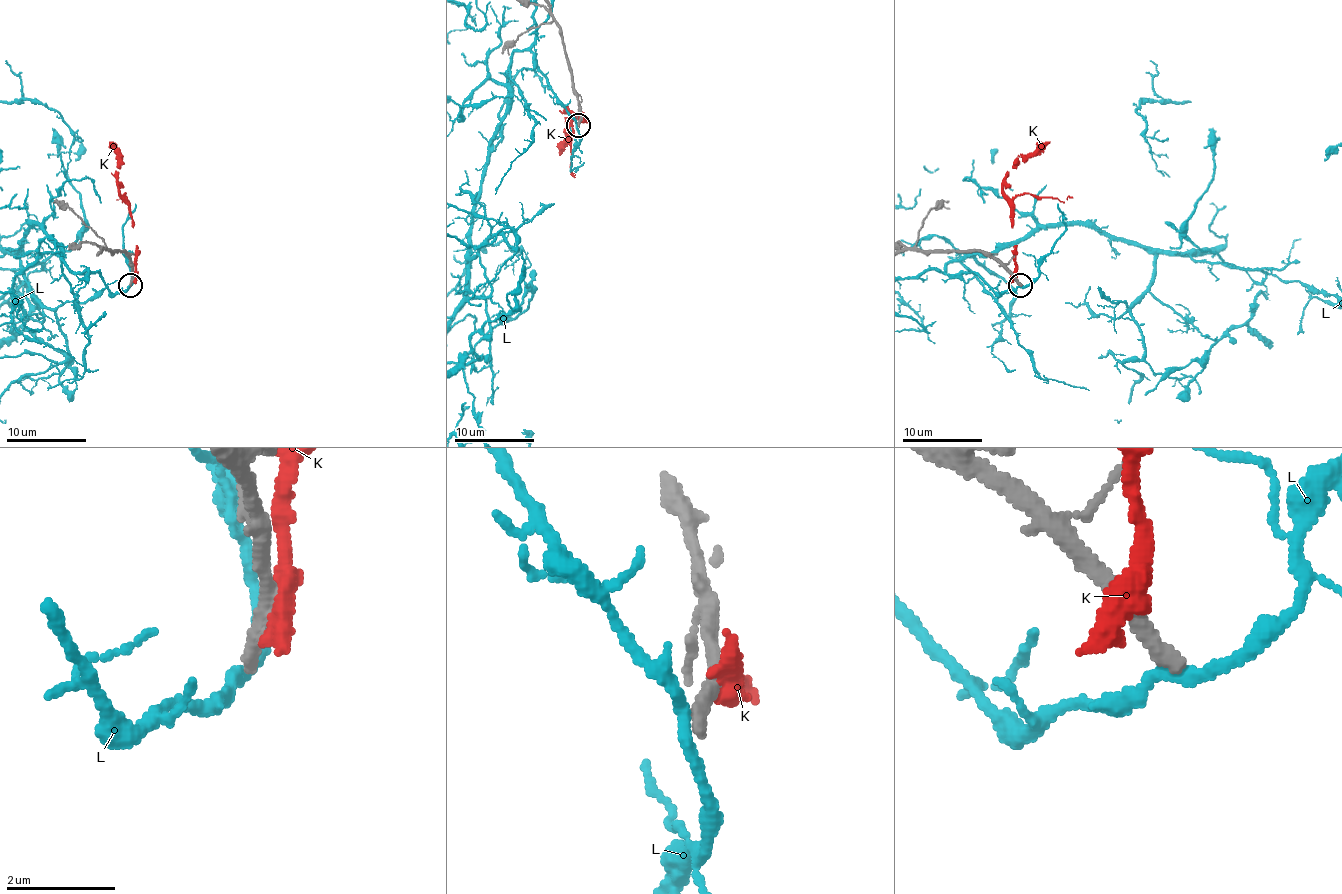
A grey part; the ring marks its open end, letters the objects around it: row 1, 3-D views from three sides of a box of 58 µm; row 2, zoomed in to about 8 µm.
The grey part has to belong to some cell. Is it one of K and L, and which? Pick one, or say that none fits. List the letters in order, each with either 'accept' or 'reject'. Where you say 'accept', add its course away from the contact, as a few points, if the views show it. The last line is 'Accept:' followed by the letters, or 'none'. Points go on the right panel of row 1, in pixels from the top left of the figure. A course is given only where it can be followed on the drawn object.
K: reject
L: reject
Accept: none

